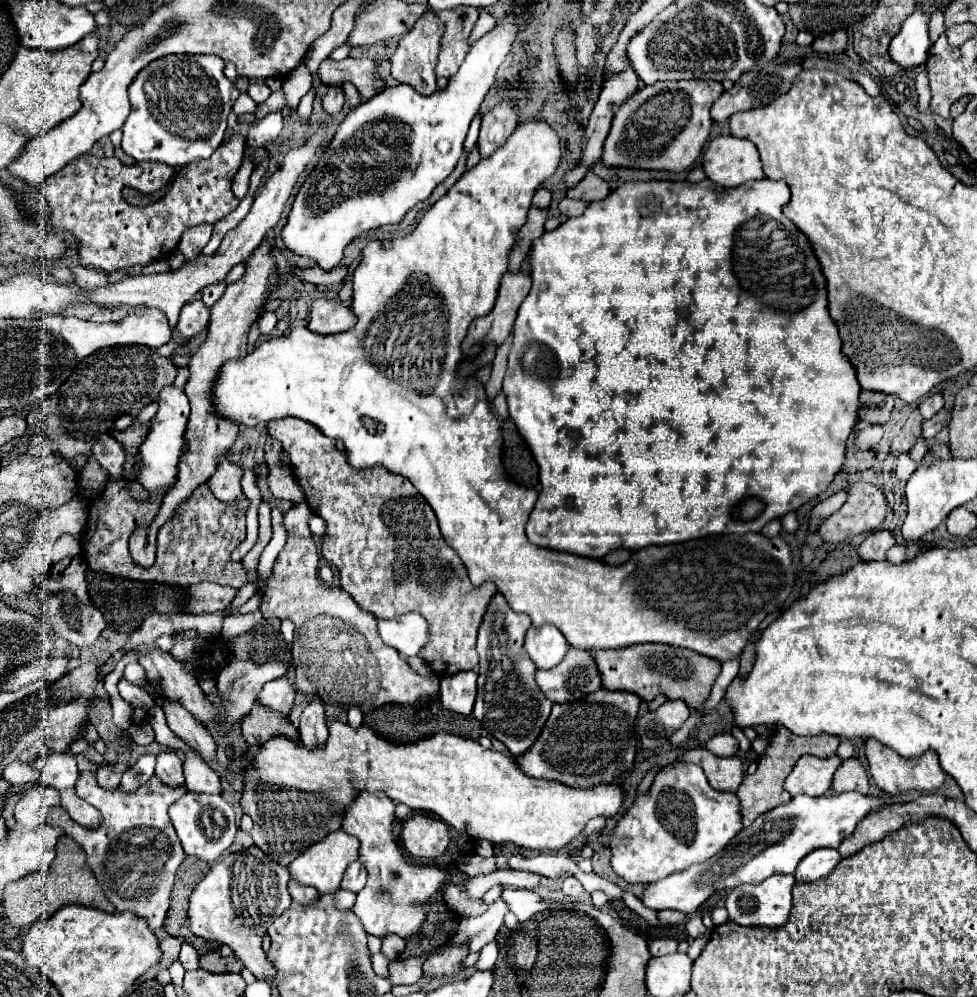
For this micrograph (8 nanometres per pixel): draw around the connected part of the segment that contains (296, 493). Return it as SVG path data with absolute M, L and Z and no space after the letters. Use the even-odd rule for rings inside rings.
M268 482L268 486L270 486L270 492L274 494L274 498L290 500L292 504L304 502L304 492L300 490L298 482Z

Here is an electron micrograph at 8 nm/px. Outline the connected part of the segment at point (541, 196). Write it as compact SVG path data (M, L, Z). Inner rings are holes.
M540 186L538 190L536 190L536 194L534 194L534 200L532 200L532 204L536 206L536 208L546 208L548 204L550 204L550 190L548 188L544 188L544 186Z

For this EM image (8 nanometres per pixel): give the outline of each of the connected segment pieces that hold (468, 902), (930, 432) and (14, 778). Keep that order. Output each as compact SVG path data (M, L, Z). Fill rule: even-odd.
M448 884L443 892L443 899L450 910L464 917L480 916L488 909L482 900L470 899L458 884Z
M940 410L934 418L924 420L922 422L922 438L926 442L932 442L934 436L948 424L948 418L950 418L950 410Z
M12 762L4 768L4 780L8 780L14 786L24 786L24 784L34 784L40 780L40 772L36 772L34 764L22 764L22 762Z

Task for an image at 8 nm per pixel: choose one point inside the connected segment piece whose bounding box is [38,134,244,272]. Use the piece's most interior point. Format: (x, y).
(86, 198)

